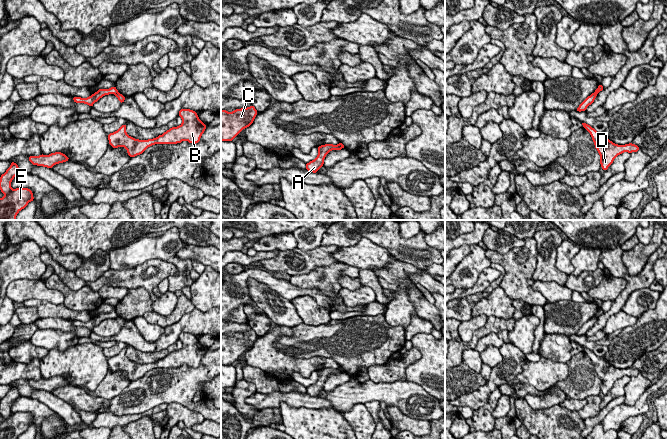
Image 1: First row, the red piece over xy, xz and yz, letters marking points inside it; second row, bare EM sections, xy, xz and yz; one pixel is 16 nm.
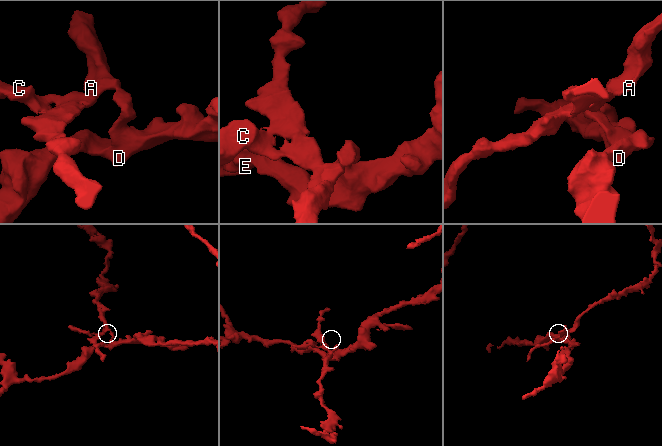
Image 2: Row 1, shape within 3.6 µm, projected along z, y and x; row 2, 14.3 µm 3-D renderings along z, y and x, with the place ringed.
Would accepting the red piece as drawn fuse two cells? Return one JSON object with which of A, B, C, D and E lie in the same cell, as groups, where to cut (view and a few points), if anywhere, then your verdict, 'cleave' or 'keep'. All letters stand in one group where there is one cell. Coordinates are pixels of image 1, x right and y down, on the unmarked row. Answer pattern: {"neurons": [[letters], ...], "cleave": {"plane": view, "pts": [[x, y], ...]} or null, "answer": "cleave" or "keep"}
{"neurons": [["A", "C"], ["B", "D", "E"]], "cleave": {"plane": "xy", "pts": [[118, 316], [114, 318]]}, "answer": "cleave"}

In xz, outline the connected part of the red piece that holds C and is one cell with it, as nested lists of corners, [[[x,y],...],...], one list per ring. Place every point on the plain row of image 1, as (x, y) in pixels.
[[[252,329],[232,336],[221,334],[221,365],[232,365],[253,347],[256,339],[257,334]]]

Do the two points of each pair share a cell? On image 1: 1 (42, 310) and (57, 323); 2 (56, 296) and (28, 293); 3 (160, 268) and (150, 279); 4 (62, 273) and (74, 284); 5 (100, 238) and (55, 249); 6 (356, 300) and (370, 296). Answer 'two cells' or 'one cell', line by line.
1: two cells
2: one cell
3: one cell
4: one cell
5: two cells
6: one cell

